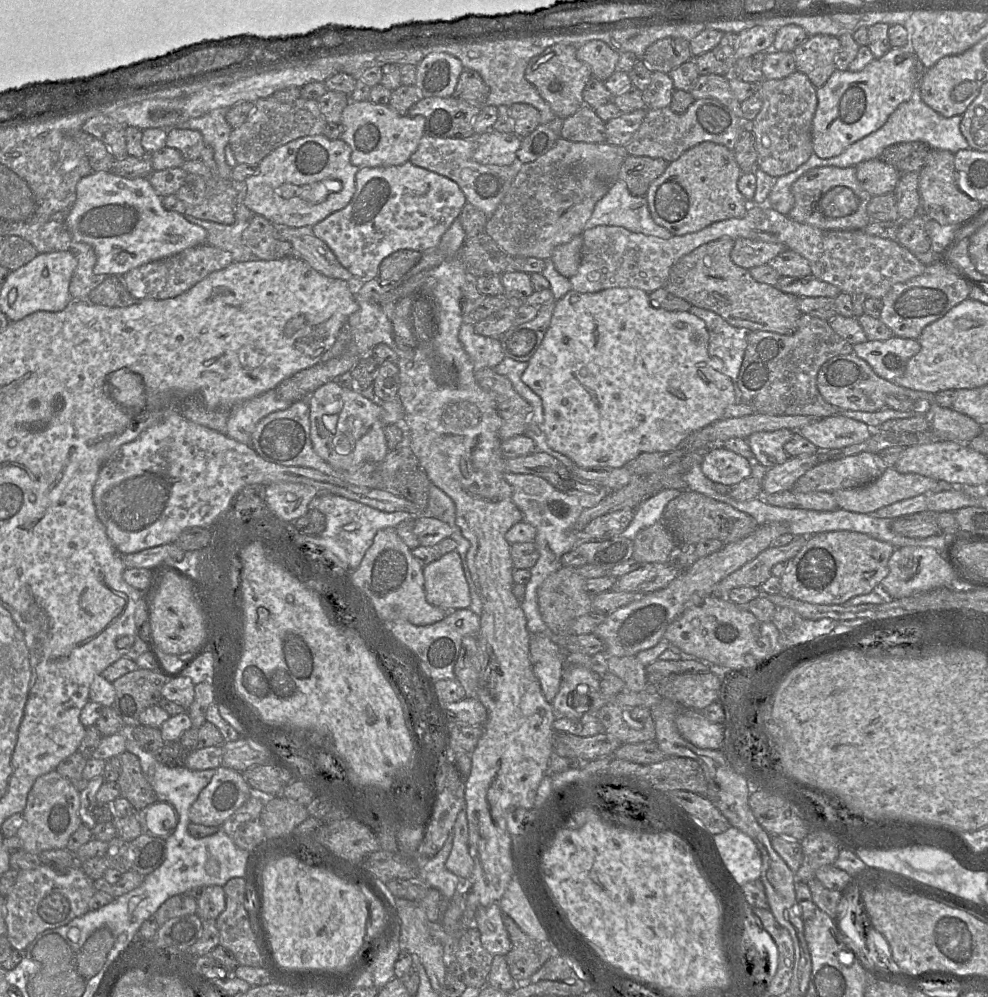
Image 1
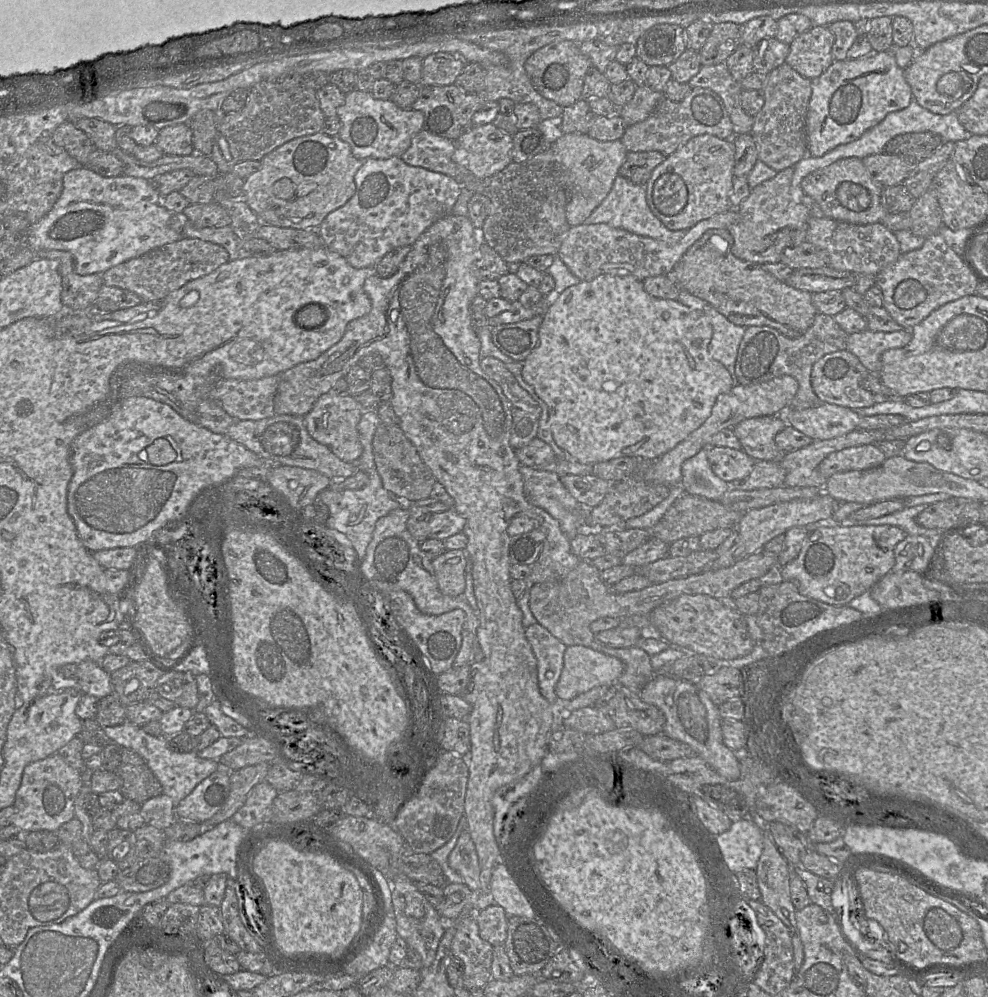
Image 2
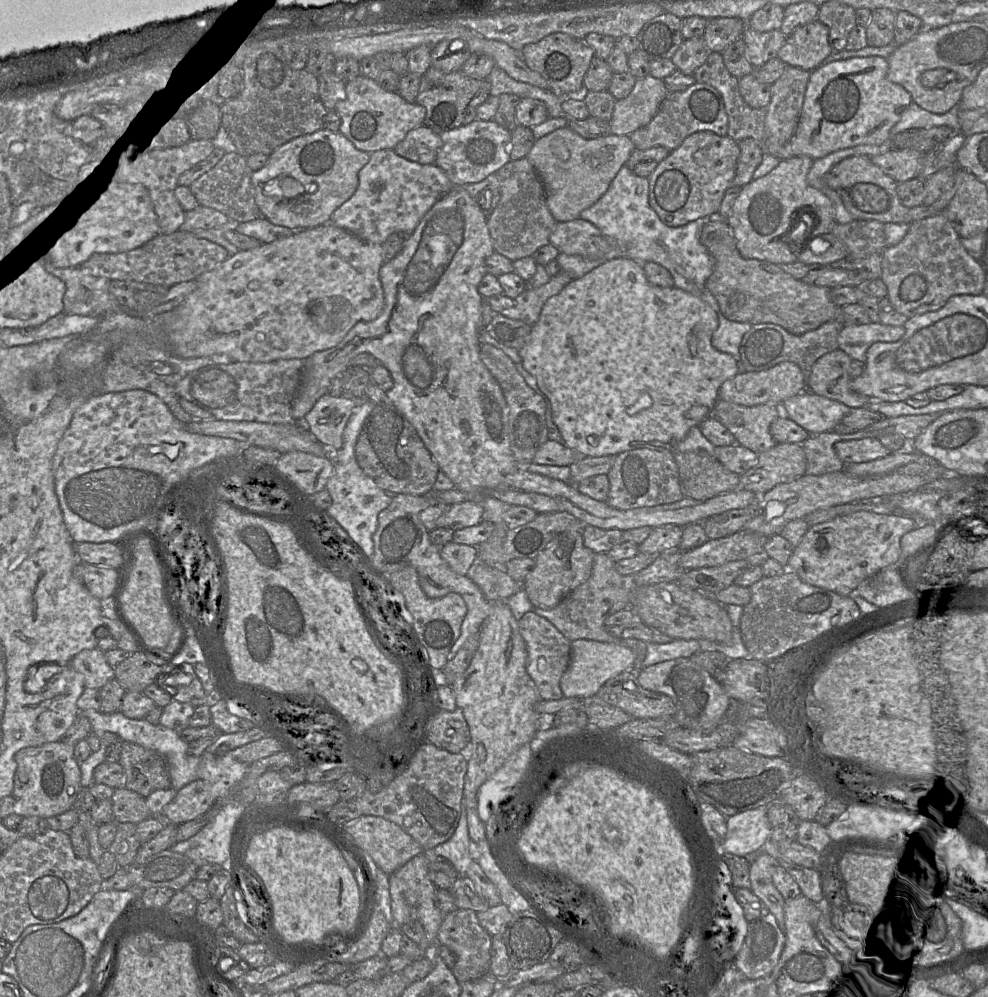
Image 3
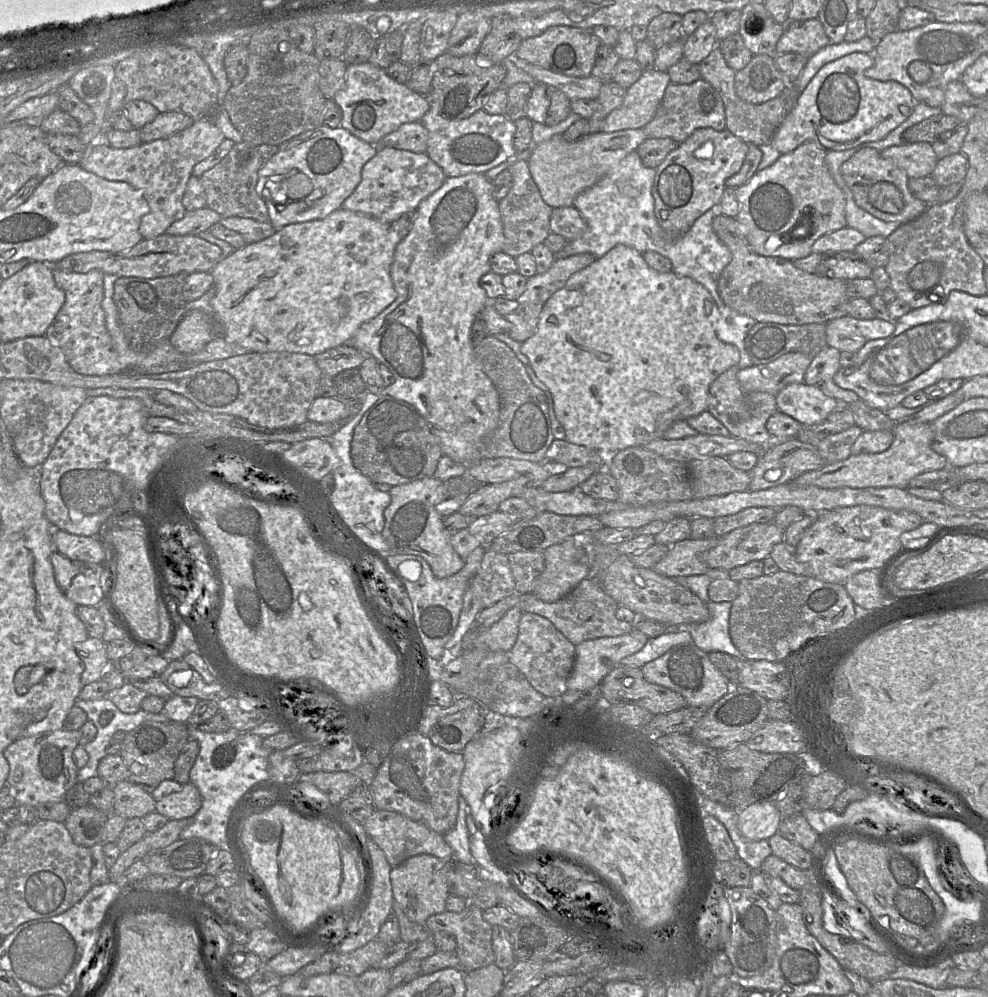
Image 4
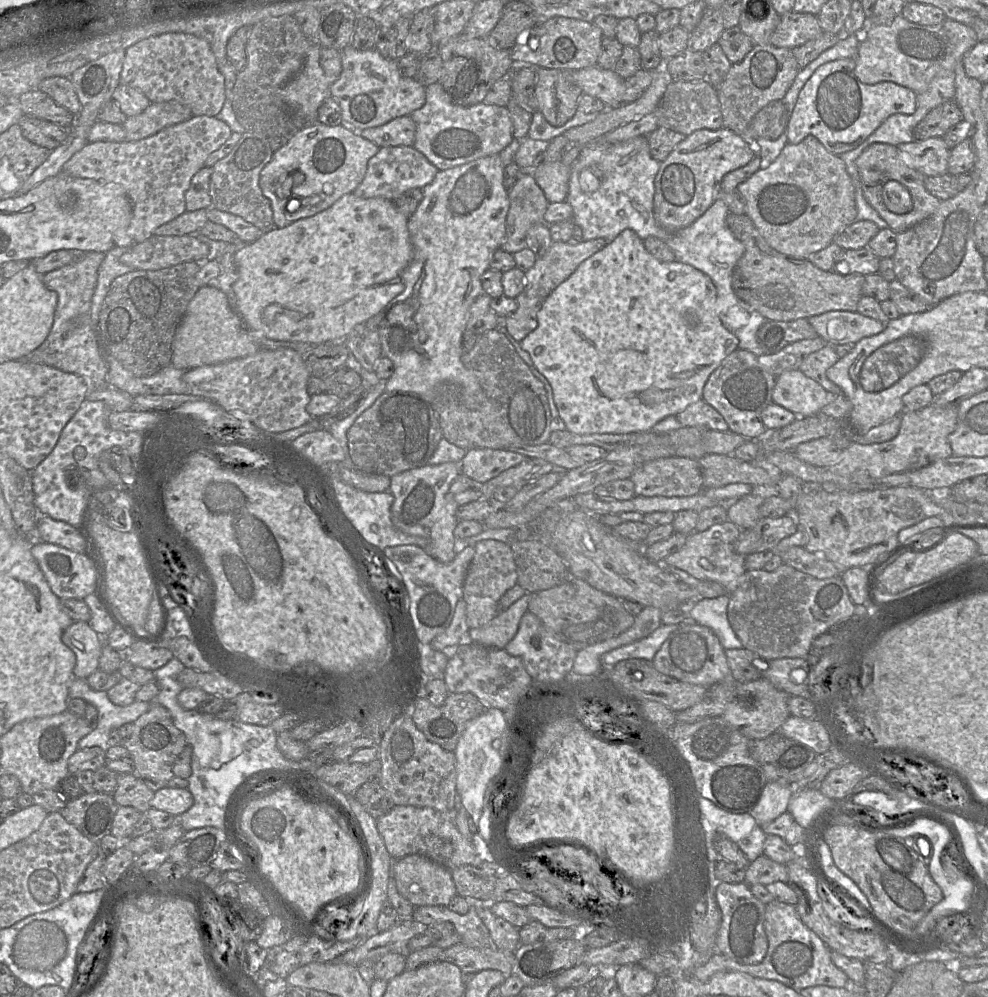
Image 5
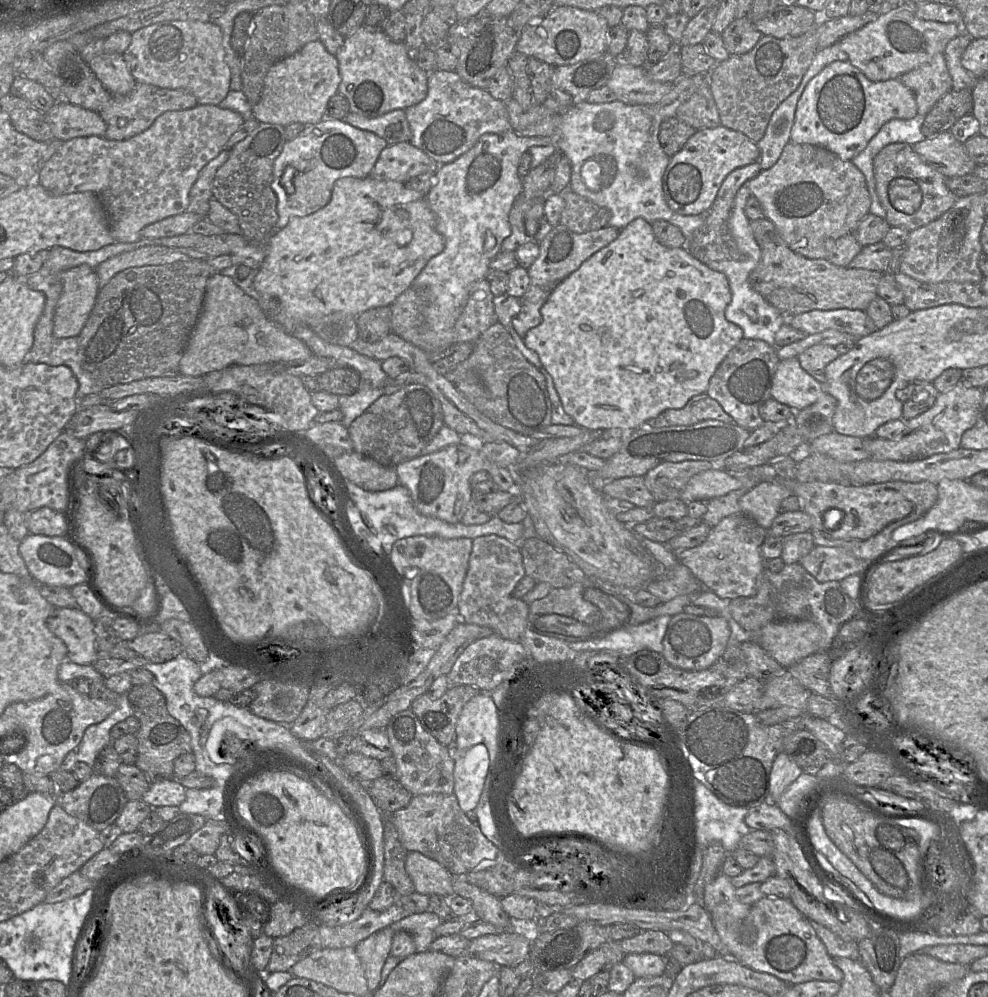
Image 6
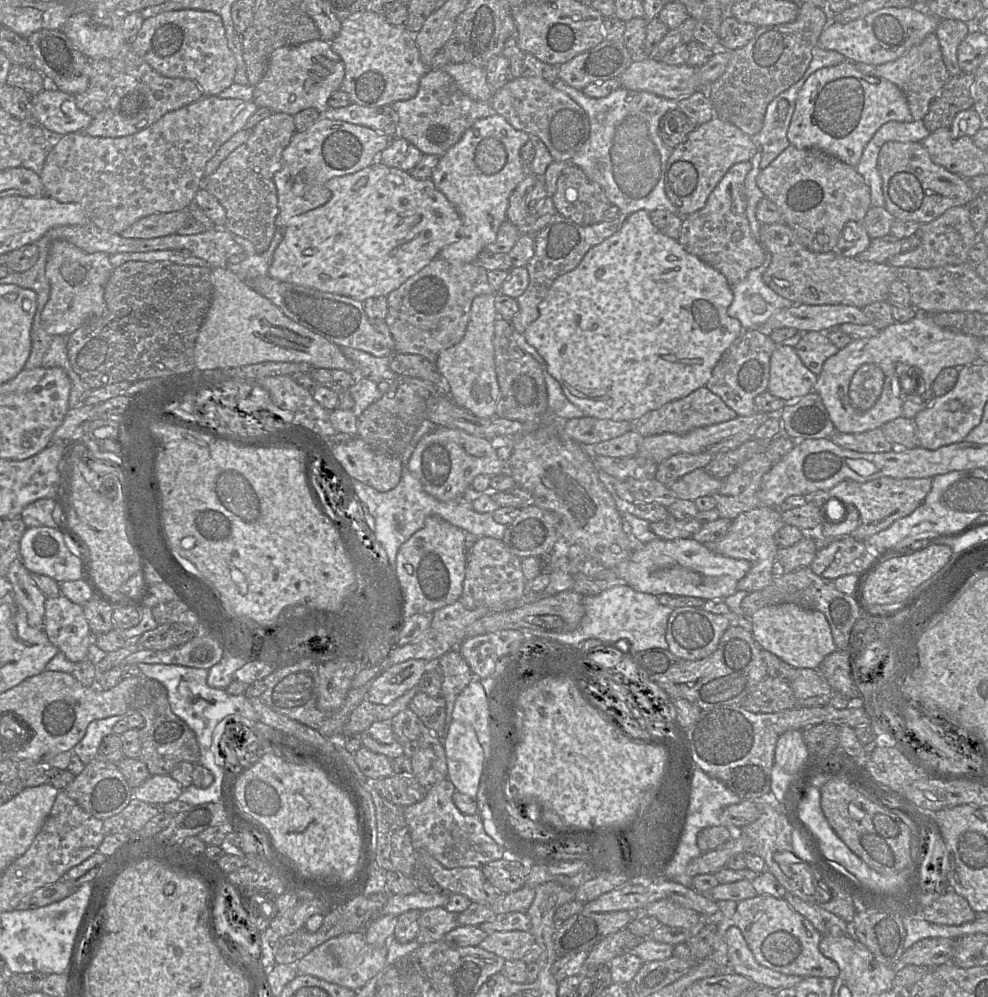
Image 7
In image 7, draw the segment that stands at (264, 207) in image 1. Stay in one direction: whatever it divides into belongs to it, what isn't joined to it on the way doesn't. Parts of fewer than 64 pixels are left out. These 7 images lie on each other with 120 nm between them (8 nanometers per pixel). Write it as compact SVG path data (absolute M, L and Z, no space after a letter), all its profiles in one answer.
M320 117L306 129L297 131L282 152L280 170L274 174L279 209L275 226L278 229L284 229L292 217L327 203L332 196L331 191L327 188L330 179L352 174L368 167L378 160L380 153L390 141L391 137L372 128L324 117Z

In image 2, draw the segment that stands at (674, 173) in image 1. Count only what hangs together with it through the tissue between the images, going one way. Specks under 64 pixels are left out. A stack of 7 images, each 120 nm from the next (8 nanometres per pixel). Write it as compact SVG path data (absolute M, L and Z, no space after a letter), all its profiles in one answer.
M709 134L693 137L653 170L646 184L646 199L651 212L665 227L675 231L688 230L702 220L736 209L730 203L734 165L732 140Z

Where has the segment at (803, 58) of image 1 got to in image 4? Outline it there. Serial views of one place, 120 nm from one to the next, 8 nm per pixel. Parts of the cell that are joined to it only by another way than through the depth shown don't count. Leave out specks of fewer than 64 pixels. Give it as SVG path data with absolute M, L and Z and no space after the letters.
M817 18L788 22L776 45L776 54L798 53L811 58L830 44L823 24Z

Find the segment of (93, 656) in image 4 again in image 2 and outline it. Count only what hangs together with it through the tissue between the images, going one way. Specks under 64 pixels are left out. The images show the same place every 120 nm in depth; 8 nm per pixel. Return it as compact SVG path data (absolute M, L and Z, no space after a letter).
M84 660L78 664L69 664L63 667L63 673L75 678L84 694L101 699L112 693L110 674L101 667L101 662Z

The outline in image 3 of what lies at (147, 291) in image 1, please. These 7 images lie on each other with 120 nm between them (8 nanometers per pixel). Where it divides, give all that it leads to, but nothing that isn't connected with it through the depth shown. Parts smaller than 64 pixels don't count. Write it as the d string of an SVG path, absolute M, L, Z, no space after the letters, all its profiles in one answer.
M179 230L171 234L159 234L146 244L127 252L94 254L79 267L89 269L94 276L112 281L138 281L170 288L181 282L195 280L228 258L228 251L219 244L199 238L192 232Z

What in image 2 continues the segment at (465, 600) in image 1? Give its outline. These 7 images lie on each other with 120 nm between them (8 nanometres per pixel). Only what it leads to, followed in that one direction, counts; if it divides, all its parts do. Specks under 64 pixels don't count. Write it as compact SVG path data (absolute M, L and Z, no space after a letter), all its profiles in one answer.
M448 550L432 560L436 581L444 595L457 597L464 594L466 552Z

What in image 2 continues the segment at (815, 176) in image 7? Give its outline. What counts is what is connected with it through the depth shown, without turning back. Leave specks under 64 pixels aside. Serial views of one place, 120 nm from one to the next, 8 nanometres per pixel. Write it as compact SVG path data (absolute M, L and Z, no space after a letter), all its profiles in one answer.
M793 166L777 172L773 178L751 189L749 196L736 207L740 214L740 221L727 229L733 237L731 251L734 256L758 265L778 263L784 249L798 246L795 243L796 229L791 229L791 220L802 222L806 231L811 215L806 204L796 203L791 197L790 186L793 173Z

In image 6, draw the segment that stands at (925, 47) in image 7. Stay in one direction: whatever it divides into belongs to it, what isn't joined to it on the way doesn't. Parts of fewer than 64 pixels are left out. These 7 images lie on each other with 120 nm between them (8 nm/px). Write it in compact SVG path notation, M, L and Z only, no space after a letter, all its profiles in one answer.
M943 54L934 55L931 60L899 79L913 91L918 114L925 117L938 100L952 89L952 79Z

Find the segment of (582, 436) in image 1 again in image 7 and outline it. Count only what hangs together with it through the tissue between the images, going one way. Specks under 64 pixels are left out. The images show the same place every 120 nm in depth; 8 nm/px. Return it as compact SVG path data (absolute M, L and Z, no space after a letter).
M638 210L624 219L615 234L593 246L576 268L562 274L553 282L539 304L539 317L528 325L523 335L544 359L545 369L559 382L568 400L577 406L584 416L634 423L647 412L684 398L707 385L723 353L744 331L740 321L727 313L733 299L732 287L721 272L687 252L677 240L663 234L652 223L647 210Z

